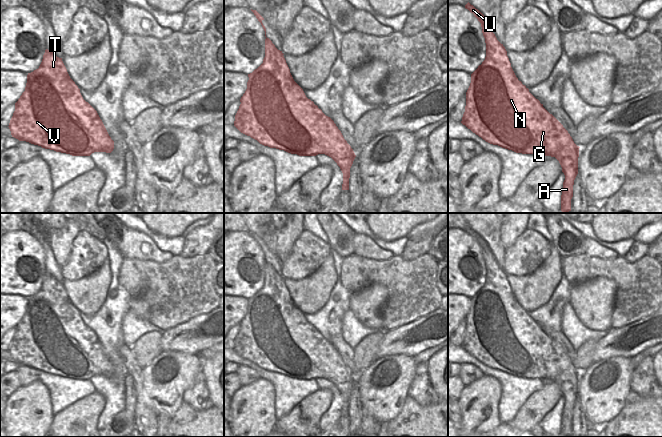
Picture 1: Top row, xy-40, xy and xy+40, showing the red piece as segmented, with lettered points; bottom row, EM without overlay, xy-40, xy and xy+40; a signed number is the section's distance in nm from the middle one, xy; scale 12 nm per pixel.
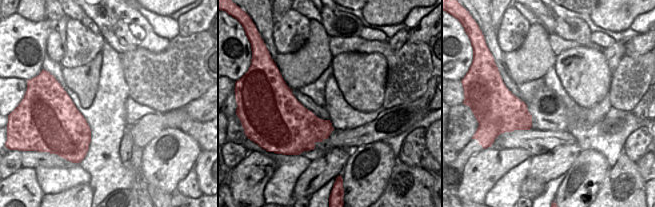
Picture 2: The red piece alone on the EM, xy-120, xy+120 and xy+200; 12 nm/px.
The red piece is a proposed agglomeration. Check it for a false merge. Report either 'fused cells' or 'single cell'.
single cell

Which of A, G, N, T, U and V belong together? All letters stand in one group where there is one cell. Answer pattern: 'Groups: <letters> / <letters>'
Groups: A G N T U V.

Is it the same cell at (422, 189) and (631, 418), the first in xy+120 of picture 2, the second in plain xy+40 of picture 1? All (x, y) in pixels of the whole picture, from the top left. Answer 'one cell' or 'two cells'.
one cell

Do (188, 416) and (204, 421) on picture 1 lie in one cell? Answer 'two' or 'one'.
one

